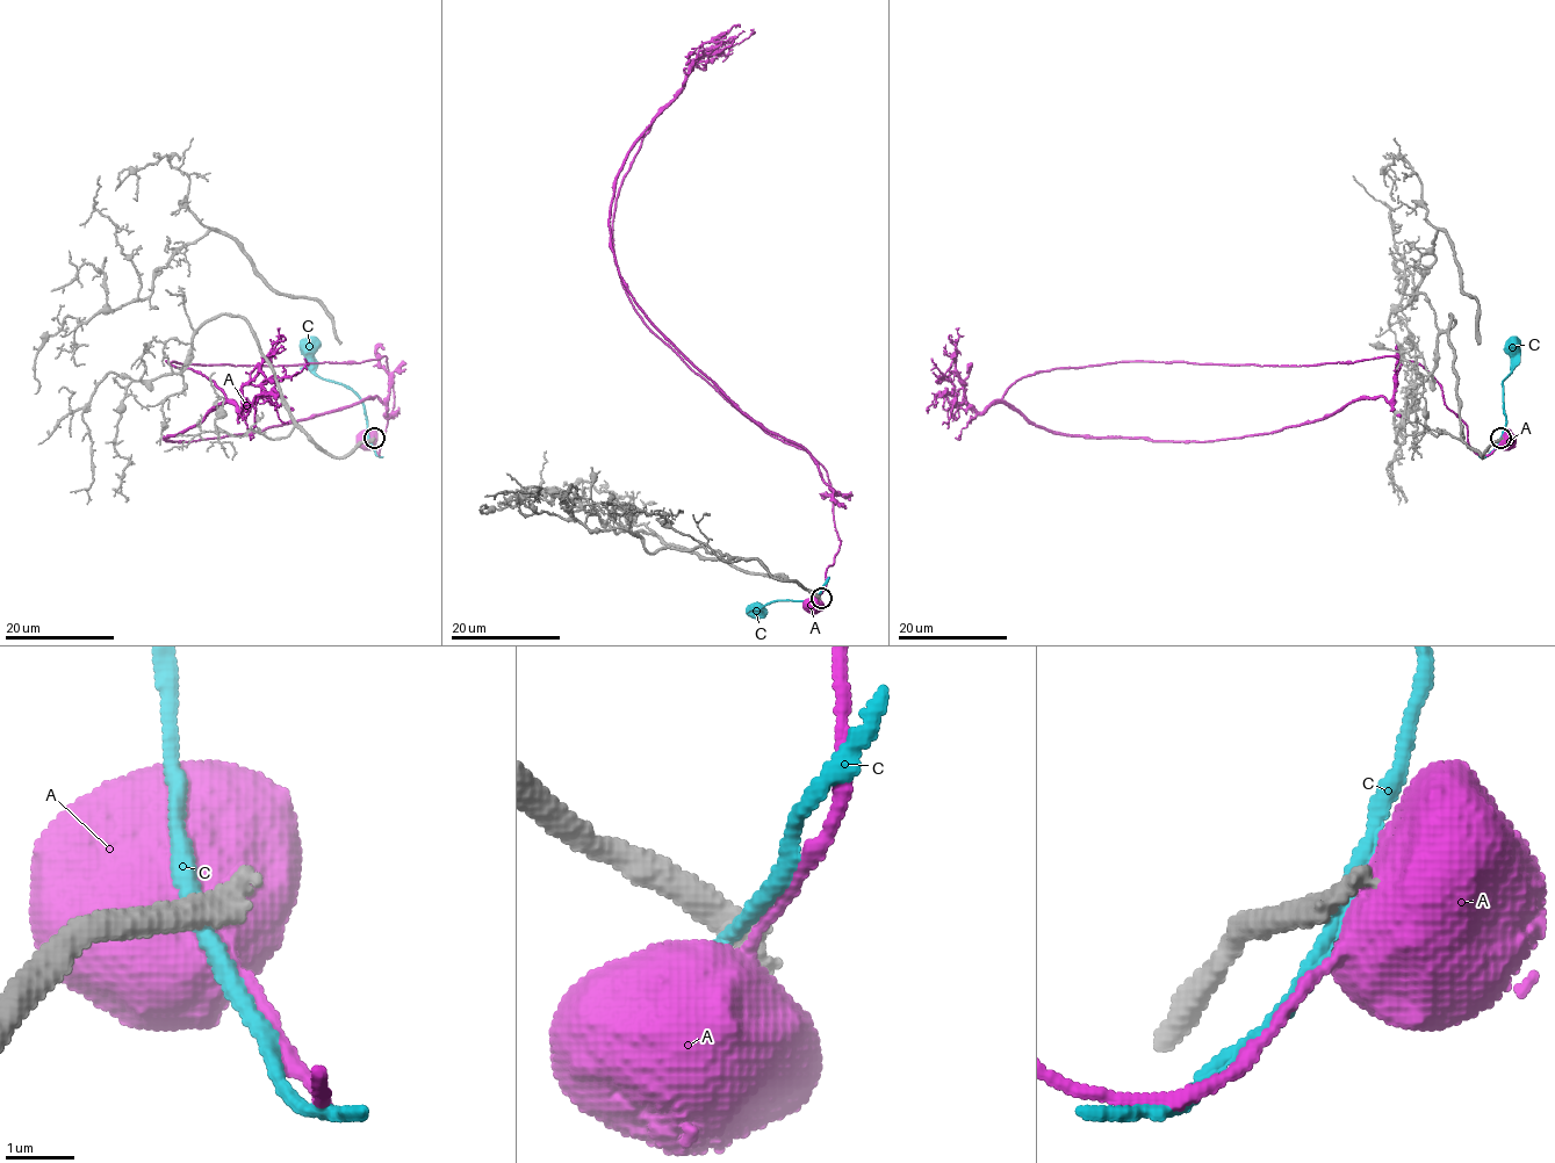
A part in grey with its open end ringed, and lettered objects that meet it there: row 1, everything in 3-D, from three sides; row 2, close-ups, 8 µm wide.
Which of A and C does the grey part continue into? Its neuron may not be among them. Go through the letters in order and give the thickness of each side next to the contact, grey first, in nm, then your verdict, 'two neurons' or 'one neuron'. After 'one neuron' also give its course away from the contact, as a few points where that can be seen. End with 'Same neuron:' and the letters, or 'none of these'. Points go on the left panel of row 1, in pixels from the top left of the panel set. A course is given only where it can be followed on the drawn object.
A: 320/700 nm | two neurons
C: 500/240 nm | two neurons
Same neuron: none of these

